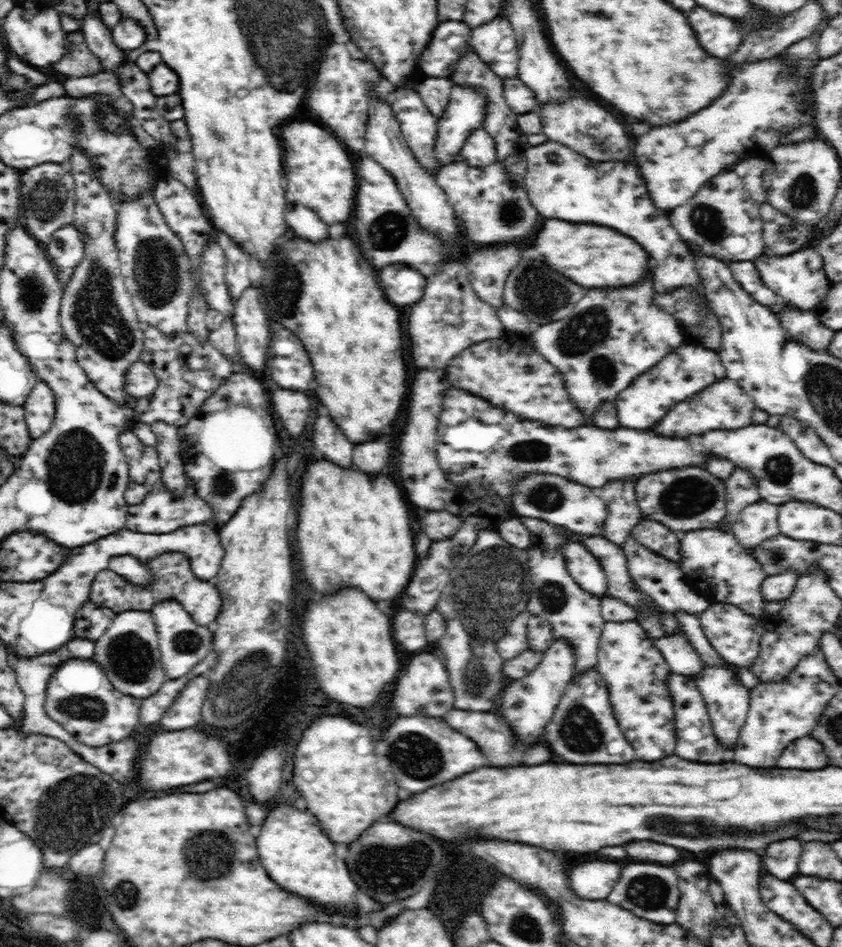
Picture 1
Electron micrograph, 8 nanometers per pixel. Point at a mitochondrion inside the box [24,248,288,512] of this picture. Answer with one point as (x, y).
(99, 321)

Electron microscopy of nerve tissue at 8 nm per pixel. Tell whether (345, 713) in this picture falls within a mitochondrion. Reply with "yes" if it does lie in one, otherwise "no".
no

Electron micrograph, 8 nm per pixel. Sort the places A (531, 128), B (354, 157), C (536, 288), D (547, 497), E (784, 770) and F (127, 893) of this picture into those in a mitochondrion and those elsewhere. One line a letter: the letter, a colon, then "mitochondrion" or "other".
A: other
B: other
C: mitochondrion
D: mitochondrion
E: other
F: mitochondrion

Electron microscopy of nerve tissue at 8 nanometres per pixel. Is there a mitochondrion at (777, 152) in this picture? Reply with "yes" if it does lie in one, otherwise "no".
no

